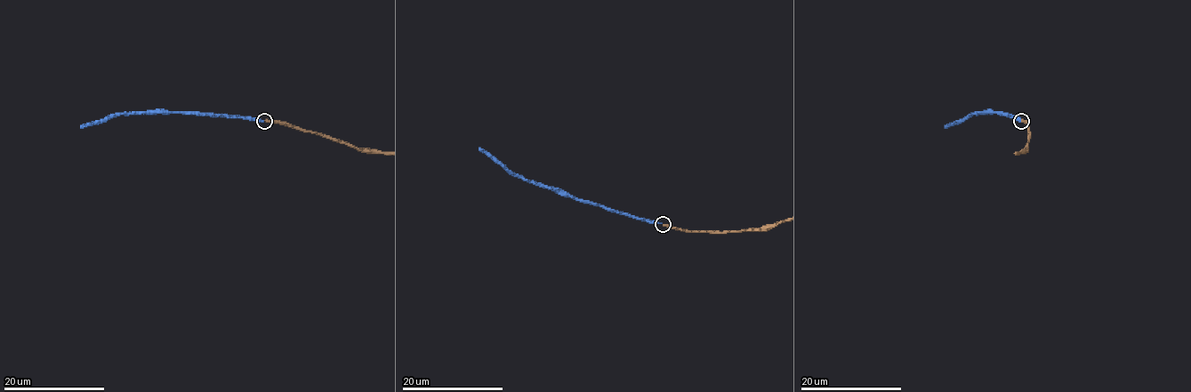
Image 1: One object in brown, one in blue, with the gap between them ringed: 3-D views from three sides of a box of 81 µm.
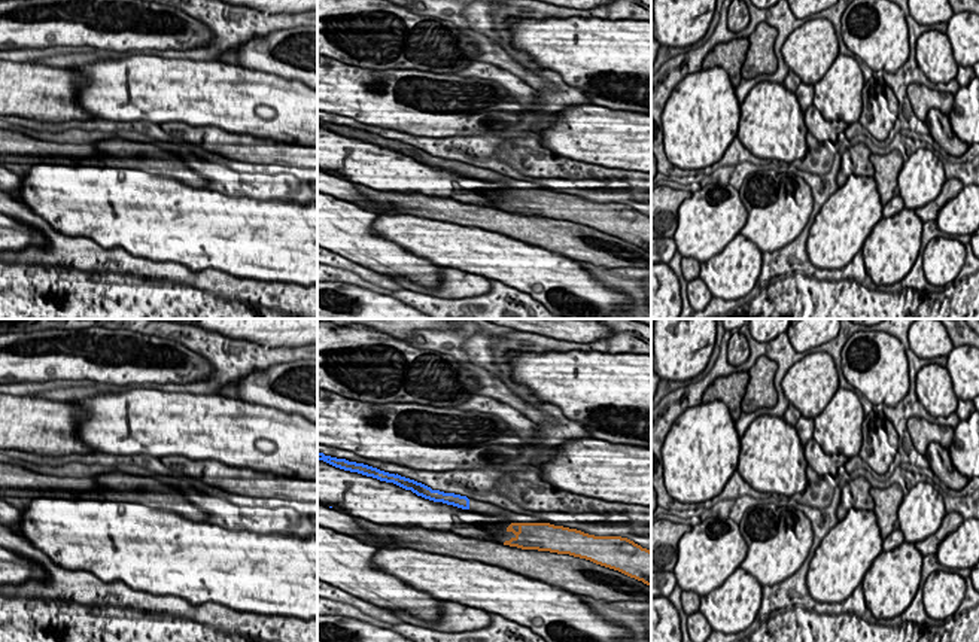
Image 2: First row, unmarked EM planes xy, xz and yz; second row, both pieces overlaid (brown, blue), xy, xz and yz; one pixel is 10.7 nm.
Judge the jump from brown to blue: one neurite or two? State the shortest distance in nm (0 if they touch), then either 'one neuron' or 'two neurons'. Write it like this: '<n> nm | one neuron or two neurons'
460 nm | one neuron

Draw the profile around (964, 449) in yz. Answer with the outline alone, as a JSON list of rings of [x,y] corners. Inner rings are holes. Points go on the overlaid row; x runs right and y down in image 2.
[[[979,411],[967,420],[960,420],[948,448],[954,466],[967,480],[979,477]]]

